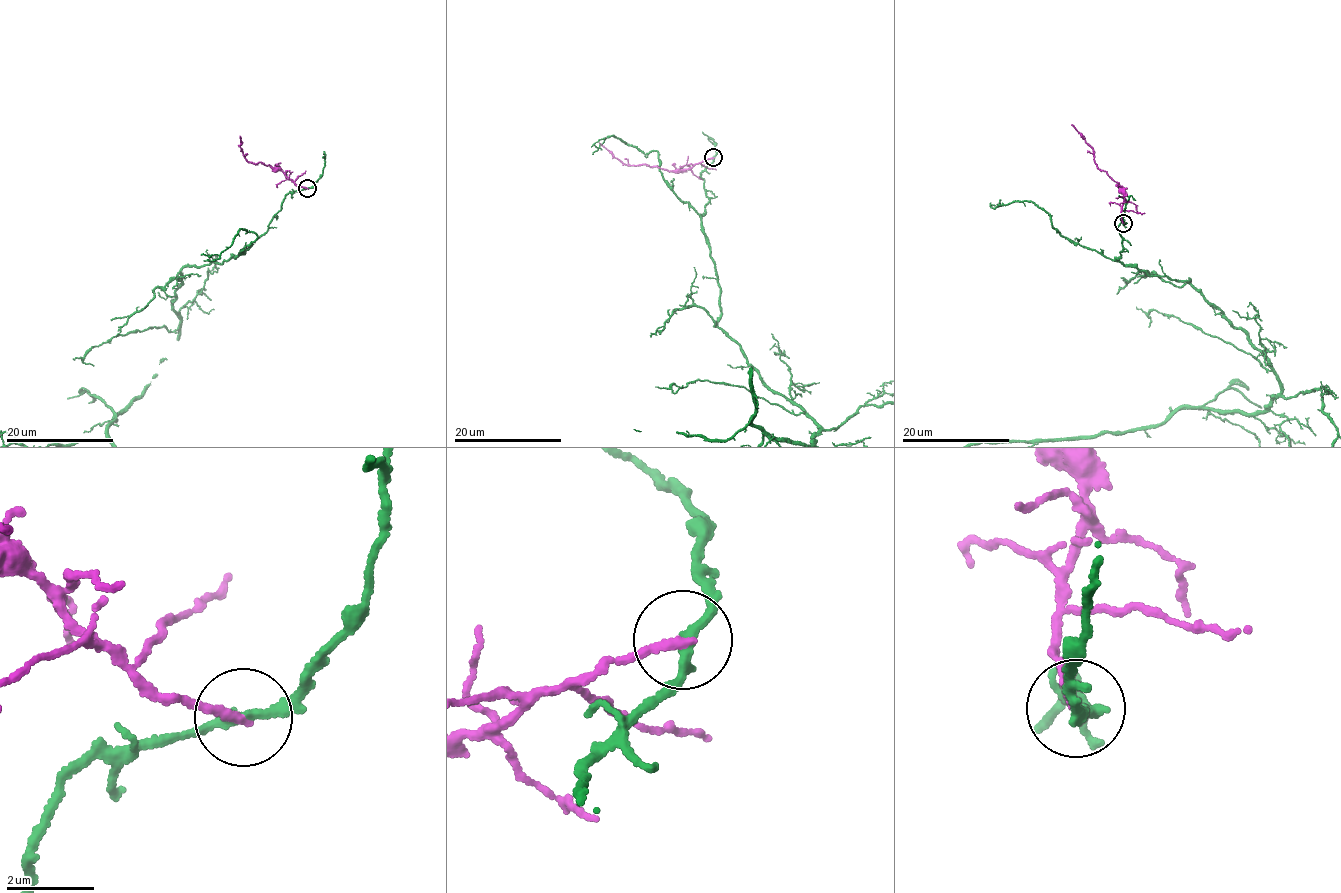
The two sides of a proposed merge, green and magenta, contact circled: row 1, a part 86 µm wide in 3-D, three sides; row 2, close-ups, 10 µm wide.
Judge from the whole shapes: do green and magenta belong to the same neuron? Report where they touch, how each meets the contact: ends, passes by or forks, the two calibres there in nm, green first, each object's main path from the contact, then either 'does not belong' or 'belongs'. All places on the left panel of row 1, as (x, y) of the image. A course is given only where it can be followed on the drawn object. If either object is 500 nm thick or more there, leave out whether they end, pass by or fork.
place (307, 188); green passes by; magenta ends; calibres 200 and 200 nm; course magenta (308, 188), (301, 187), (282, 171), (260, 162), (254, 164), (245, 158), (240, 136); does not belong

